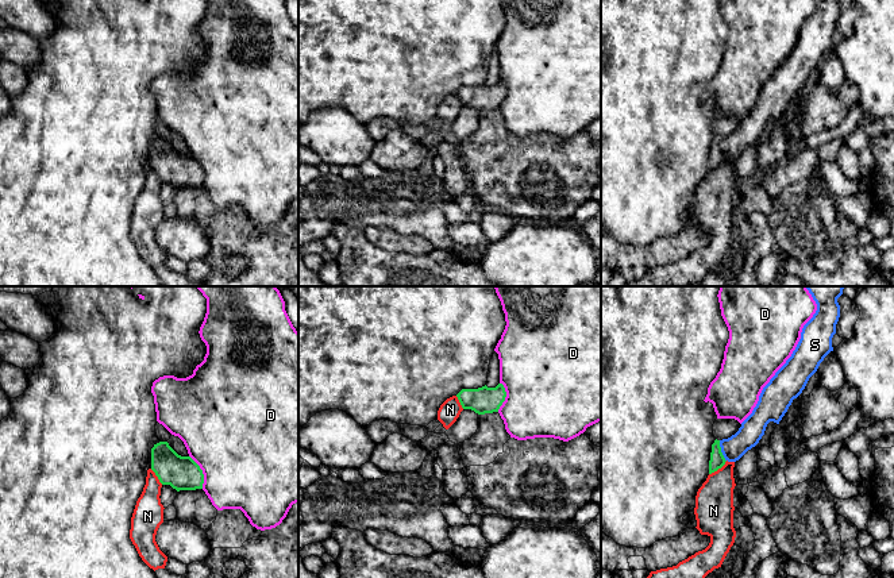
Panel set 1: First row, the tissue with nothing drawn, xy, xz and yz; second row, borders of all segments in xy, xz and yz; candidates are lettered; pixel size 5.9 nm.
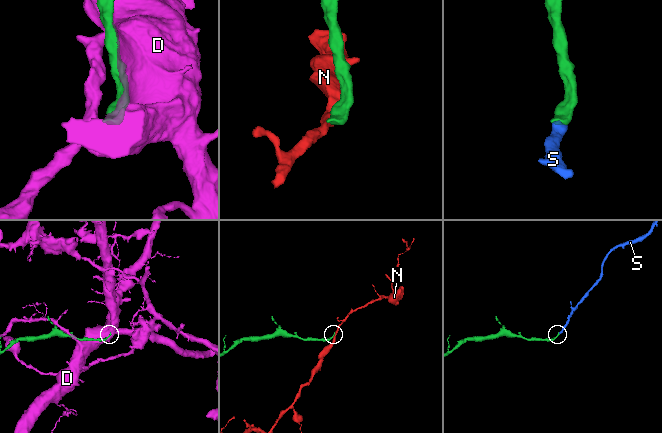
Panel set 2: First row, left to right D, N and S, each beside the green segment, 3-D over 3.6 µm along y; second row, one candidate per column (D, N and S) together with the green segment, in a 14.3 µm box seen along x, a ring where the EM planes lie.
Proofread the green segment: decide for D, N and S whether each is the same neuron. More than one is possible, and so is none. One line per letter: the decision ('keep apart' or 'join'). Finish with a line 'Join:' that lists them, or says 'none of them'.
D: keep apart
N: keep apart
S: join
Join: S

